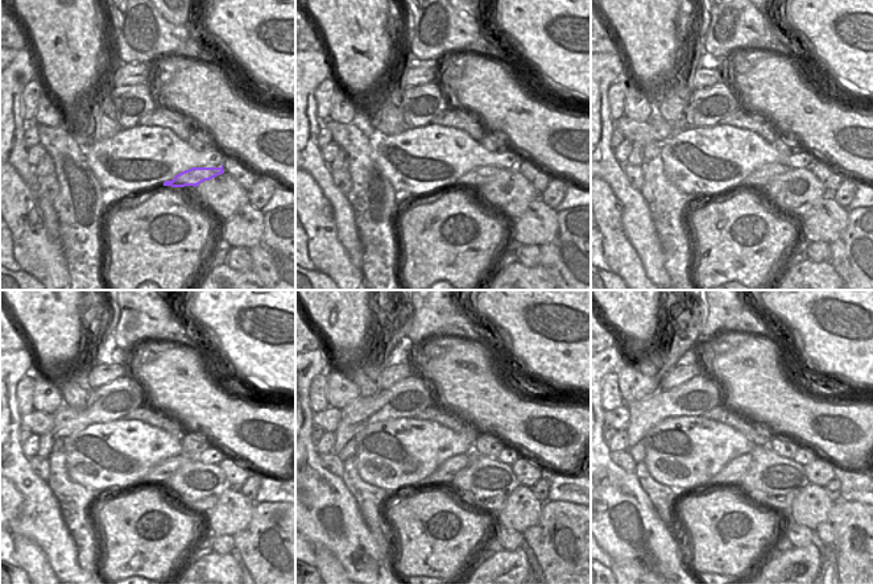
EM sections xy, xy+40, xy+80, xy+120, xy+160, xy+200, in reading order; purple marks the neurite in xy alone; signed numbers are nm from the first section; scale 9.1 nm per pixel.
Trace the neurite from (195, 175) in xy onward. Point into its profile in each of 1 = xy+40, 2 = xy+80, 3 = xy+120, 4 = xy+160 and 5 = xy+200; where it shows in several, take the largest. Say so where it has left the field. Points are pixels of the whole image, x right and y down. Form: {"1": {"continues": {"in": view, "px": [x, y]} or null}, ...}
{"1": {"continues": {"in": "xy+40", "px": [483, 174]}}, "2": {"continues": {"in": "xy+80", "px": [764, 174]}}, "3": {"continues": {"in": "xy+120", "px": [164, 469]}}, "4": {"continues": {"in": "xy+160", "px": [449, 468]}}, "5": {"continues": {"in": "xy+200", "px": [735, 469]}}}

